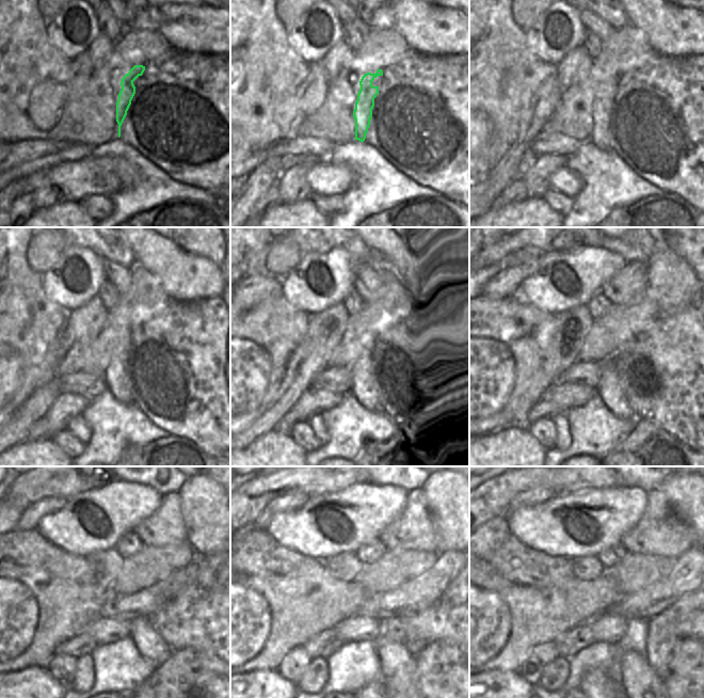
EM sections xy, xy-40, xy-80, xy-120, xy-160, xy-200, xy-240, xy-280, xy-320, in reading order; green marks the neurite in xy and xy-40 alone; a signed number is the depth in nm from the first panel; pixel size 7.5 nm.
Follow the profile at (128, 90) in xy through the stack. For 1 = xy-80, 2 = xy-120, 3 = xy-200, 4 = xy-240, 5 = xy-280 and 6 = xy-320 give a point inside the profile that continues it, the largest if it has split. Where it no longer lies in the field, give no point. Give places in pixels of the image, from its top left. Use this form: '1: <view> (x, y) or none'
1: xy-80 (602, 113)
2: xy-120 (118, 379)
3: xy-200 (609, 389)
4: xy-240 (149, 644)
5: xy-280 (397, 664)
6: xy-320 (641, 683)

